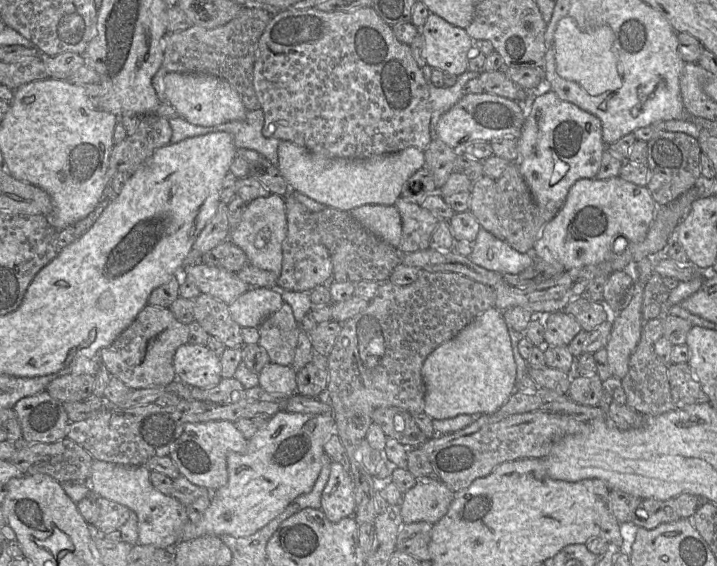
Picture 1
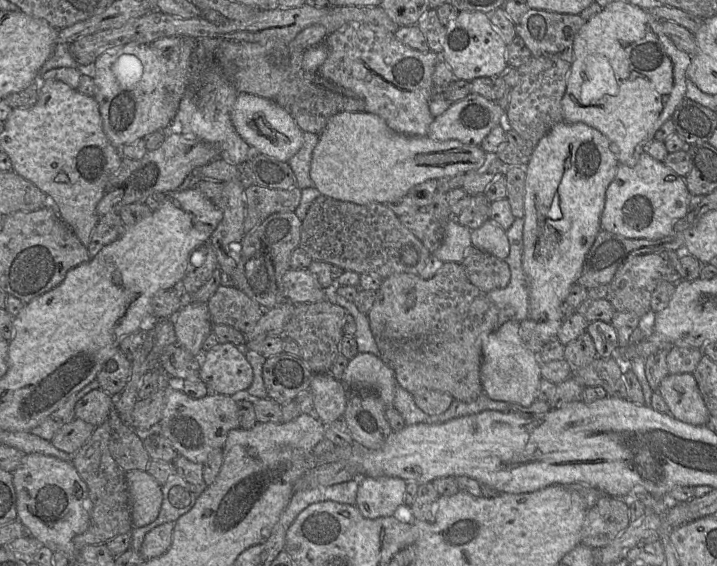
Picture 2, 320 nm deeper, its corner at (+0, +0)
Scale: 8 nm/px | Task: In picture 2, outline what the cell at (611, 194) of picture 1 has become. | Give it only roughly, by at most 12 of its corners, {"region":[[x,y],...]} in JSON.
{"region":[[645,152],[619,163],[601,230],[670,235],[689,211],[684,178]]}

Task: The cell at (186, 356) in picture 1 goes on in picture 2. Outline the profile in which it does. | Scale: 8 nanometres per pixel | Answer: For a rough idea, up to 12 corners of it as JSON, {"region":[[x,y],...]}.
{"region":[[218,343],[202,351],[198,374],[212,393],[250,387],[243,347]]}

